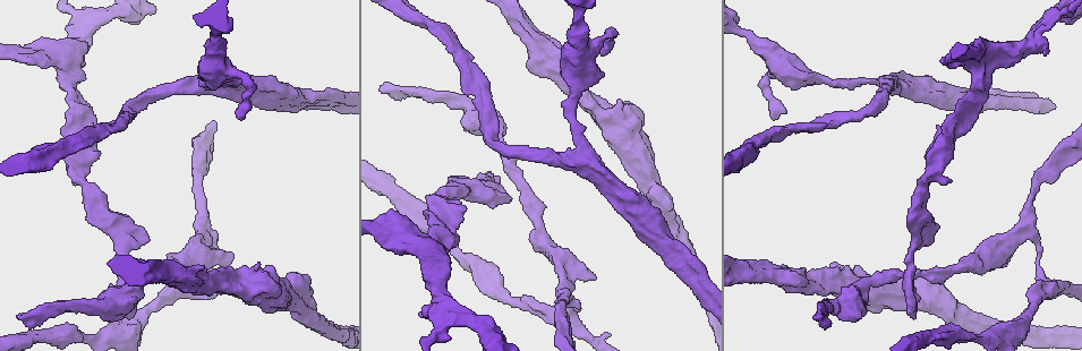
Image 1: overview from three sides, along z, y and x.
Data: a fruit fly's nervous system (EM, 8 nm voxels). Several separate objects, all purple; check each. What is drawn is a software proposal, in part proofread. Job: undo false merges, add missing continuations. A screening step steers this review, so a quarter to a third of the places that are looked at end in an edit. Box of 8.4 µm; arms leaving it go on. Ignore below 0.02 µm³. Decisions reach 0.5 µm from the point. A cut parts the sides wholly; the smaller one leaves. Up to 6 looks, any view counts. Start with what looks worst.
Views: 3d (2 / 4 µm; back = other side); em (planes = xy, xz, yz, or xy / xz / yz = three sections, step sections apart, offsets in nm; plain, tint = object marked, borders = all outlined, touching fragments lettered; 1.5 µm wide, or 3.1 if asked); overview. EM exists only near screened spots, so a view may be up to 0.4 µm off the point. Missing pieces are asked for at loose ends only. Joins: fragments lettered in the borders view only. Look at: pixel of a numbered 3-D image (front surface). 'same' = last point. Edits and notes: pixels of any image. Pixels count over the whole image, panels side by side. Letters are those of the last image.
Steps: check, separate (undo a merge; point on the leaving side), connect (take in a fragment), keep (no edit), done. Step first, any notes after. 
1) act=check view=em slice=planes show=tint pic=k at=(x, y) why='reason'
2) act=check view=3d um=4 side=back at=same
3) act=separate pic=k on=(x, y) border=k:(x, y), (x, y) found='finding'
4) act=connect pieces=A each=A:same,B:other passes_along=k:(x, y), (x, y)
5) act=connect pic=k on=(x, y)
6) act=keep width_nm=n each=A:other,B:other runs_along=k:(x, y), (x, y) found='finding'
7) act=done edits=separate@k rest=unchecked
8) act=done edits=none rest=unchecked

act=check view=em slice=planes show=tint pic=1 at=(238, 115) why='free end'

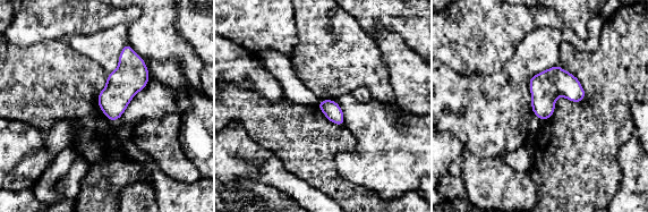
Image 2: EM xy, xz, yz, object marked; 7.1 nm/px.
act=check view=em slice=planes show=borders at=same why='see the neighbours'

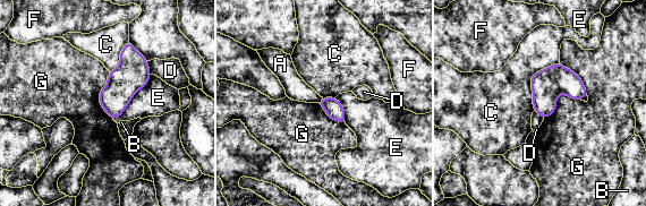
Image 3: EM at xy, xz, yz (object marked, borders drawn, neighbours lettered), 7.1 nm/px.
act=keep longest_contact=E:420nm each=A:other,B:other,C:other,D:other,E:other,F:other,G:other border=3:(580, 100), (560, 94), (544, 119) found='none of them fits'

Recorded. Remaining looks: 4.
act=check view=3d um=2 pic=1 at=(583, 154) why='three-way junction'

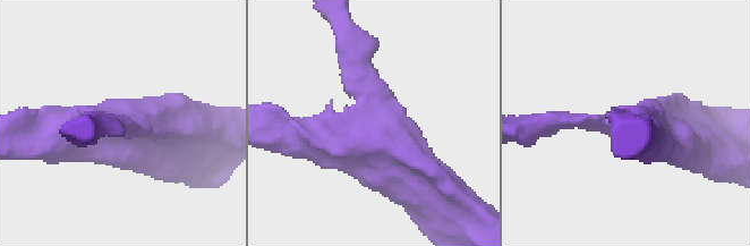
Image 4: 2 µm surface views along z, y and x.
act=check view=em slice=planes show=borders pic=4 at=(372, 123)

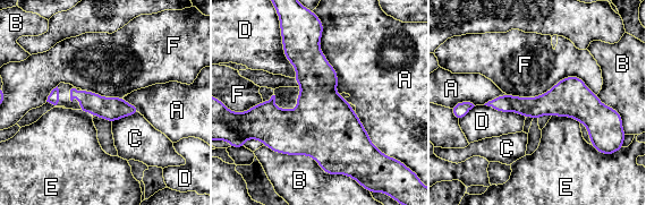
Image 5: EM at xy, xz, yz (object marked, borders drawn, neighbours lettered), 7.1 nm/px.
act=keep each=A:other,B:other,C:other,D:other,E:other,F:other runs_along=5:(491, 103), (615, 114) found='one cell here'

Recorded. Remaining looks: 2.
act=check view=em slice=xz step=4 show=borders pic=1 at=(956, 136) why='free end'

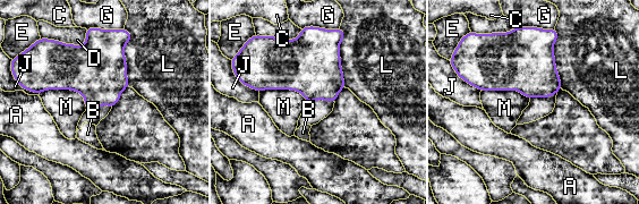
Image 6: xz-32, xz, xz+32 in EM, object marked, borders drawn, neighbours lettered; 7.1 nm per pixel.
act=check view=em slice=planes show=borders at=same why='another direction'

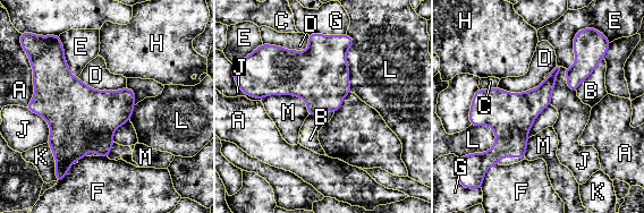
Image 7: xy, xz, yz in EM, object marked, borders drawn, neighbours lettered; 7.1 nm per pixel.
act=keep each=A:other,B:other,C:other,D:other,E:other,F:other,G:other,H:other,J:other,K:other,L:other,M:other runs_along=7:(593, 65), (560, 67), (519, 111), (473, 111) found='no lettered fragment goes on from it'

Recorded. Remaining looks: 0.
act=done edits=none rest=unchecked

